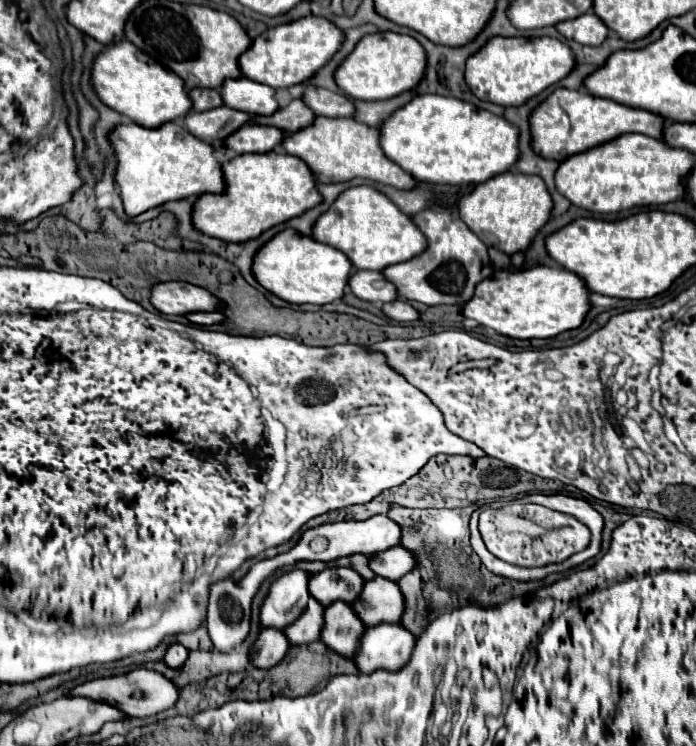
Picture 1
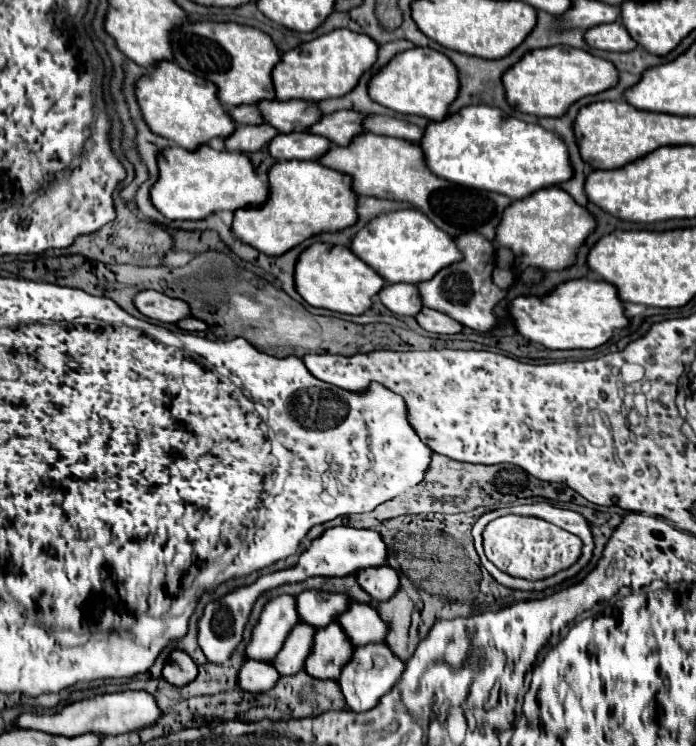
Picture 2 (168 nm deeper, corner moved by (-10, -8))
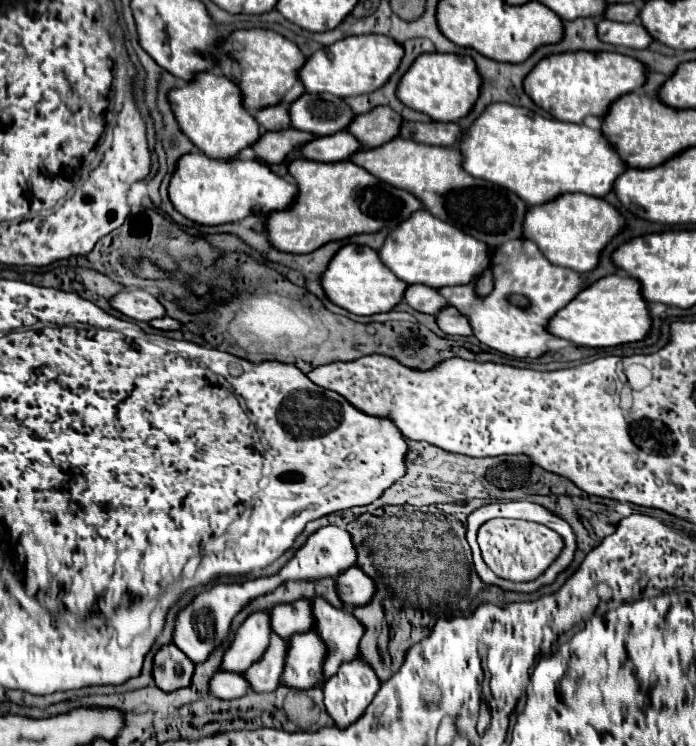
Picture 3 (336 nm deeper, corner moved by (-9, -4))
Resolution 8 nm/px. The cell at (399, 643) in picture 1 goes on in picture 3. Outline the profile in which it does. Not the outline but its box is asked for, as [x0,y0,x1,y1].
[325,658,379,730]

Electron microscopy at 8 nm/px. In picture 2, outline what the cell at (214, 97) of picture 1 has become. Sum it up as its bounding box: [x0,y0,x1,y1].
[228,104,262,124]

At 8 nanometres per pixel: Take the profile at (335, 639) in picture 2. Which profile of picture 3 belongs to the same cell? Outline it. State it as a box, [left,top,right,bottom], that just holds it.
[281,630,325,690]

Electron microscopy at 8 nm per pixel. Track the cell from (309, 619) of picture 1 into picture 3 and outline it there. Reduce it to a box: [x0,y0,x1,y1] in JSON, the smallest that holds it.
[243,636,285,692]

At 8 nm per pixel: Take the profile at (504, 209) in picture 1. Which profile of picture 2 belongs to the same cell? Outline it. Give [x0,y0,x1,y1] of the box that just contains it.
[494,186,594,274]

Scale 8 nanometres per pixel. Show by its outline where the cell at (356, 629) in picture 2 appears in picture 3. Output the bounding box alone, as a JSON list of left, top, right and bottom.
[311,596,363,682]

